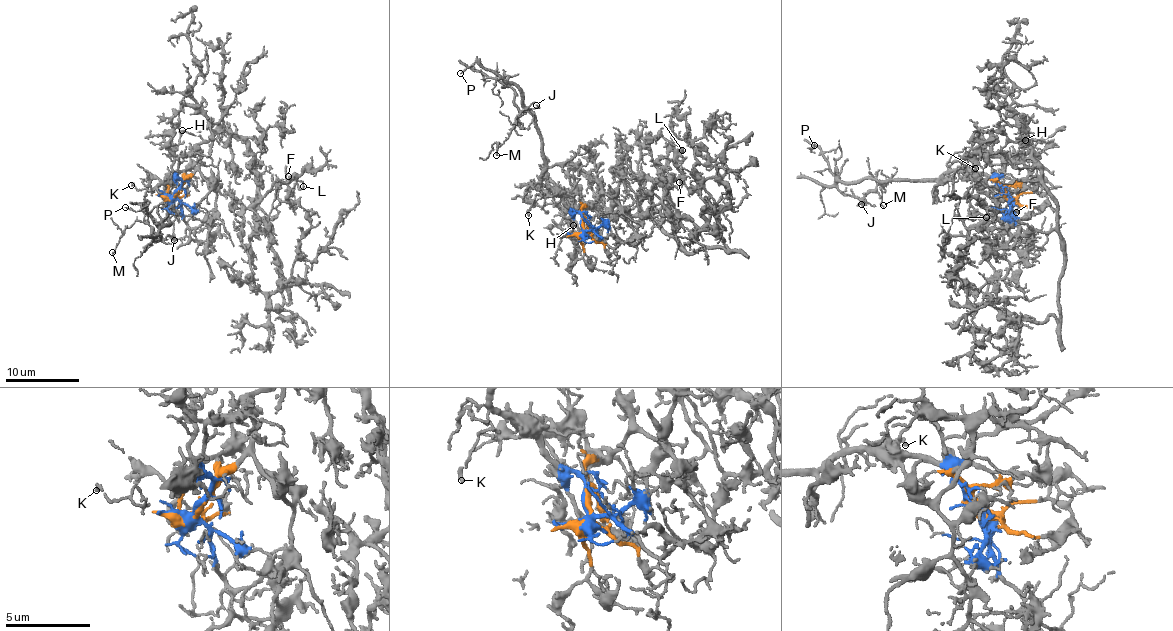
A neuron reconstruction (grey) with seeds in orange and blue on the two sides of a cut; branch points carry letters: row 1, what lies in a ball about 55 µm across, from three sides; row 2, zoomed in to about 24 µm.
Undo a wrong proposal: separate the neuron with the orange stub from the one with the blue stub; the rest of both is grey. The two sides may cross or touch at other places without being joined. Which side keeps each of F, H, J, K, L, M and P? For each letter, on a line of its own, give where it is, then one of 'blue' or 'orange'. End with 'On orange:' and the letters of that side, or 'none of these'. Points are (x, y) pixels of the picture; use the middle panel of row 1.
F: place (679, 182); orange
H: place (573, 225); blue
J: place (536, 105); blue
K: place (528, 215); blue
L: place (682, 150); orange
M: place (496, 155); blue
P: place (460, 73); blue
On orange: F, L

